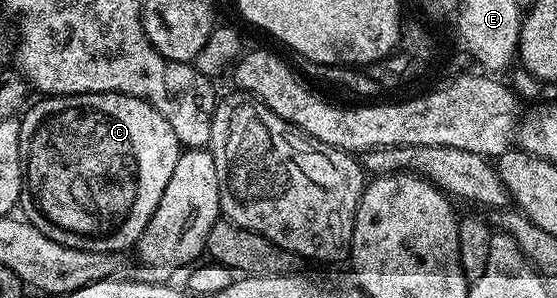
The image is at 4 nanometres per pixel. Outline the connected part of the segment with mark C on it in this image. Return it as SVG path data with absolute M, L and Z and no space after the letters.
M60 94L39 101L43 102L37 103L31 111L28 109L19 122L19 152L23 156L22 217L49 236L49 240L57 240L57 244L62 246L106 254L130 251L130 246L132 249L145 232L157 204L161 204L165 184L169 184L169 176L173 176L173 168L177 168L181 147L173 128L169 128L169 120L165 120L165 116L161 116L161 112L157 112L157 108L150 106L144 98L128 94Z

